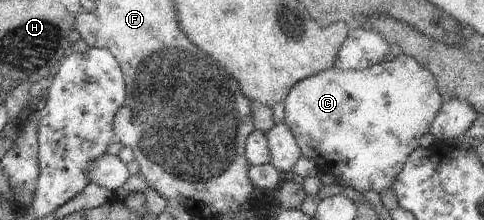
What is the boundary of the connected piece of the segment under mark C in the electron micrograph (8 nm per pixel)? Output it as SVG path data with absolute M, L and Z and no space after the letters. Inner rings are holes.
M401 54L361 71L332 67L303 78L290 87L283 98L283 123L293 134L301 155L313 160L316 166L323 166L323 172L334 170L336 179L342 178L346 187L359 193L372 190L380 194L391 188L407 156L419 146L420 136L428 132L442 101L430 71L422 68L412 57Z

